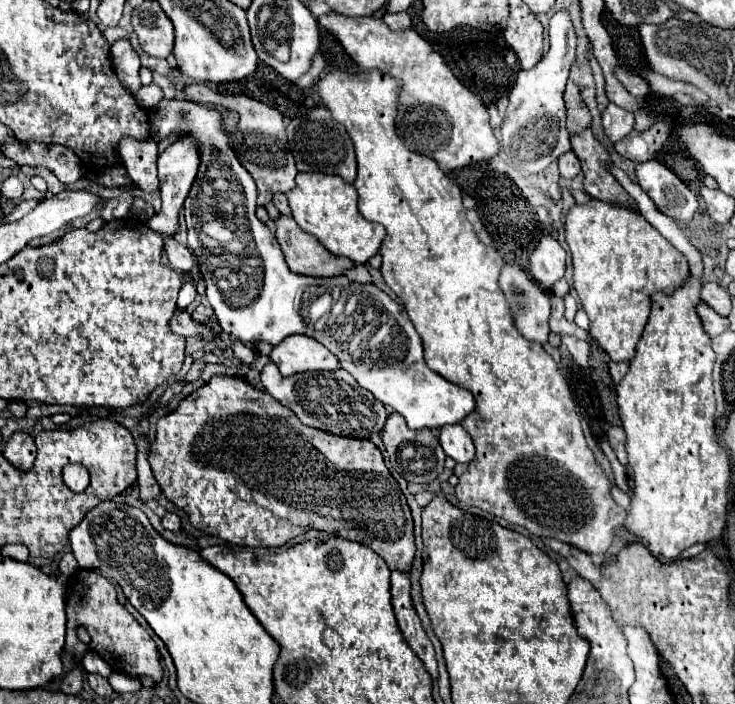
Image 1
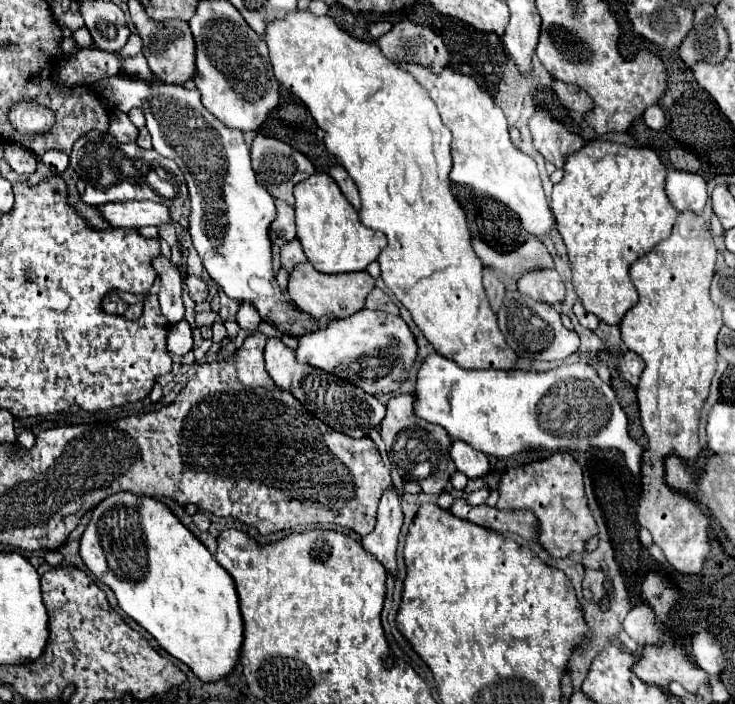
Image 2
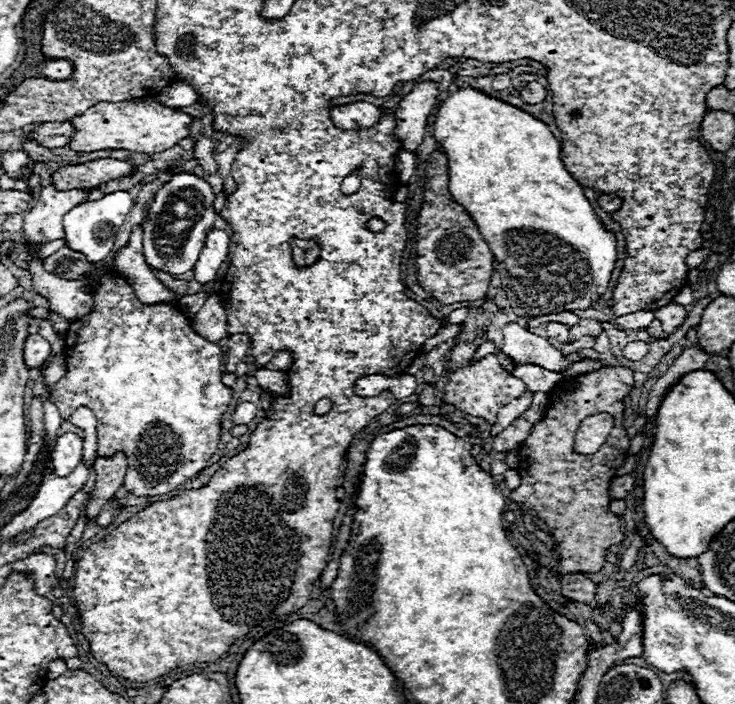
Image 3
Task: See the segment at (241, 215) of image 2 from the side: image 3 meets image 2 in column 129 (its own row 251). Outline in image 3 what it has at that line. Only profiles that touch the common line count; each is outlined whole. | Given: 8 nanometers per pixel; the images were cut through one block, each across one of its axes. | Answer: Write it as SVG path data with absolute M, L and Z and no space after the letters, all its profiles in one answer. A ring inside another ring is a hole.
M112 192L112 194L102 196L100 200L82 202L78 206L74 206L62 218L66 246L72 248L74 252L82 252L88 262L100 262L100 260L104 260L110 254L110 250L114 248L116 232L124 224L126 214L132 210L132 206L134 206L134 200L132 200L132 196L128 192Z

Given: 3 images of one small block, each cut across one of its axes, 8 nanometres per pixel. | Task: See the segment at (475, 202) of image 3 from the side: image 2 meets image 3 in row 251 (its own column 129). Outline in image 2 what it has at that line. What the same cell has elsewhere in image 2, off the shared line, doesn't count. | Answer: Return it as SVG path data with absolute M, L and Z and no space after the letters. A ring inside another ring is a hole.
M132 492L104 498L92 510L92 518L80 538L80 558L116 594L118 606L146 628L168 654L190 666L200 680L214 682L234 668L242 646L242 616L234 580L164 502Z

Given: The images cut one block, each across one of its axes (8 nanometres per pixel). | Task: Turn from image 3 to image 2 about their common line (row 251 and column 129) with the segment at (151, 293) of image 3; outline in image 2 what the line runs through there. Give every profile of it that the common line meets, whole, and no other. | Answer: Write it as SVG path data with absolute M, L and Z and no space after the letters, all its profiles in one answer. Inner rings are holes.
M114 112L110 118L110 128L108 132L118 140L118 142L136 142L138 138L138 128L128 120L124 112Z

